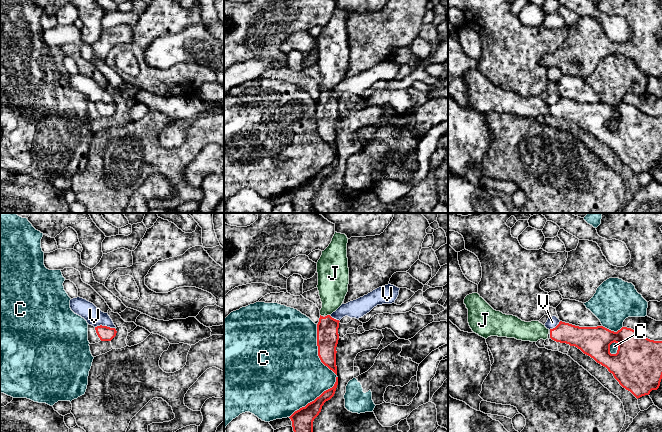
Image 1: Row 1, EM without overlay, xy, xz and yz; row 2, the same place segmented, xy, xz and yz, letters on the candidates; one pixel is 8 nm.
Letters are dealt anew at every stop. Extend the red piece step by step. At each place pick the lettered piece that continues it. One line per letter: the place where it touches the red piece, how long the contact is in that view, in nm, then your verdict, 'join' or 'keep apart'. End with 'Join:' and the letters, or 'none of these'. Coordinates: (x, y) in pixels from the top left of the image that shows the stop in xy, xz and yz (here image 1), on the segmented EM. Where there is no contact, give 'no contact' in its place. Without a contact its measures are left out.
C: xz (336, 377) | 800 nm | keep apart
J: xz (327, 315) | 40 nm | join
V: xy (105, 326) | 170 nm | keep apart
Join: J

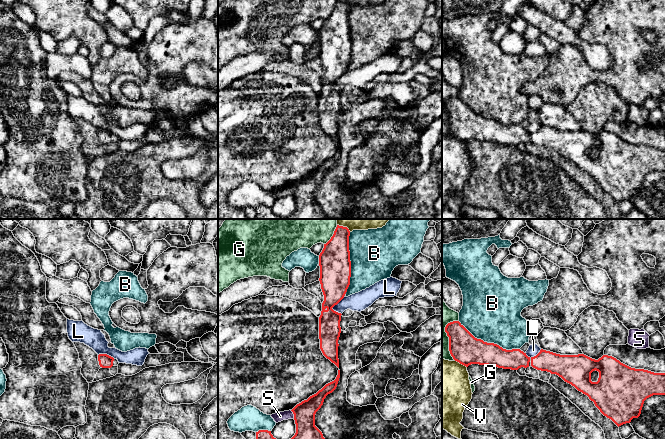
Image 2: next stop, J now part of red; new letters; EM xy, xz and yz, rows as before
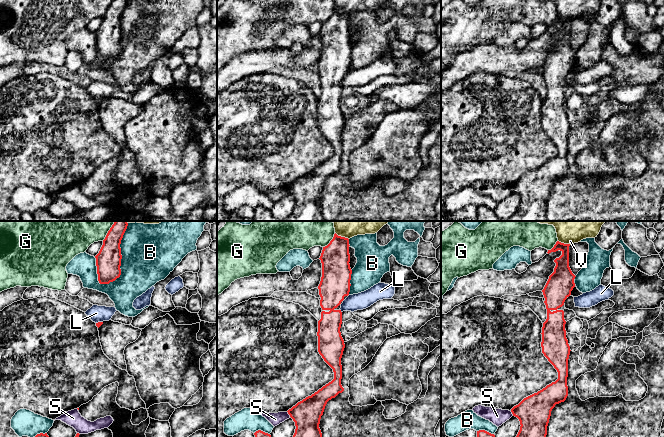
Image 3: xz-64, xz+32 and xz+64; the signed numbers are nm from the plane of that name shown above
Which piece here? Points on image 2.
B: xz (350, 263) | 500 nm | keep apart
G: yz (448, 336) | 320 nm | keep apart
L: xz (333, 306) | 150 nm | keep apart
S: xz (293, 413) | 80 nm | keep apart
V: yz (461, 363) | 110 nm | keep apart
Join: none of these

